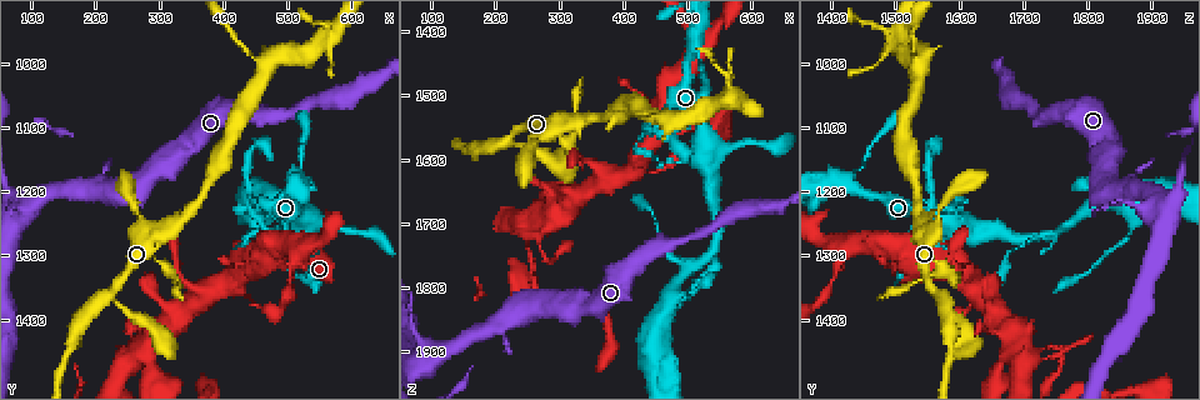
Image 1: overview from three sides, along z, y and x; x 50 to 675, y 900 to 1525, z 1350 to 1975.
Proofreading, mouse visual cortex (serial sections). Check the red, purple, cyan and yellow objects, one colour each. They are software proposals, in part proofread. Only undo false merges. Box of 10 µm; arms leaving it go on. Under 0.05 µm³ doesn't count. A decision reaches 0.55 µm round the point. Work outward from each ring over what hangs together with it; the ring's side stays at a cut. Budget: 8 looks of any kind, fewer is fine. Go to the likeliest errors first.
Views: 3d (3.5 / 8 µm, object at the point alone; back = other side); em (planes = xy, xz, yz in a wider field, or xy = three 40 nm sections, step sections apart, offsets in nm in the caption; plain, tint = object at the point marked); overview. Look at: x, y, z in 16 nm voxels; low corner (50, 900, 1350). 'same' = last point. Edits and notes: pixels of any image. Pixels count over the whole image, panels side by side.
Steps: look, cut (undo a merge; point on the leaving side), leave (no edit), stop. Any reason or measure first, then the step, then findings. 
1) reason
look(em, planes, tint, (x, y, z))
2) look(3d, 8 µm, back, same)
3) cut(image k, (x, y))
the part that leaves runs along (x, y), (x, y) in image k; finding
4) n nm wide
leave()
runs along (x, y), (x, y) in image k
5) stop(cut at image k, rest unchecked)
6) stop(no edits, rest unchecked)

sharp bend
look(3d, 3.5 µm, (455, 1265, 1735))

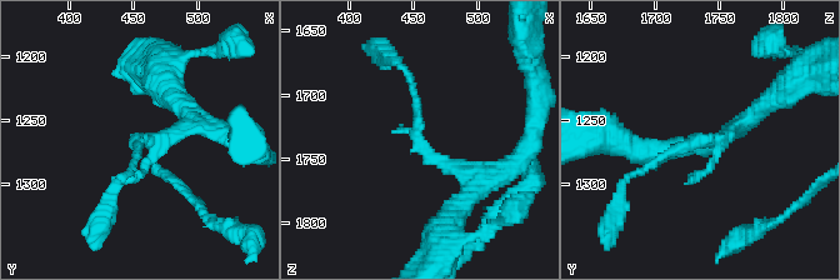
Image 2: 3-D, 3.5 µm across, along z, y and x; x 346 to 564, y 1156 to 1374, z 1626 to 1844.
now the EM
look(em, xy, step 5, tint, (452, 1266, 1740))

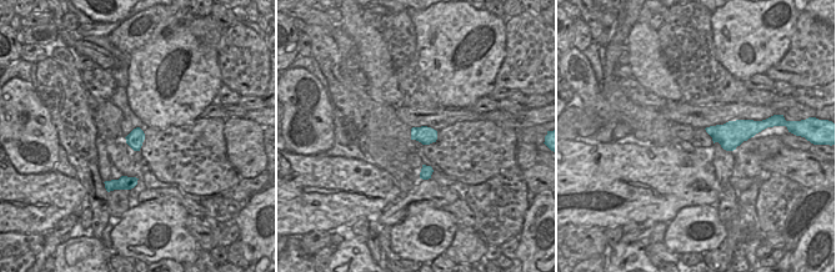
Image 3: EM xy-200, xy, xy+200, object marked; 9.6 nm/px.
look(em, xy, step 3, tint, same)

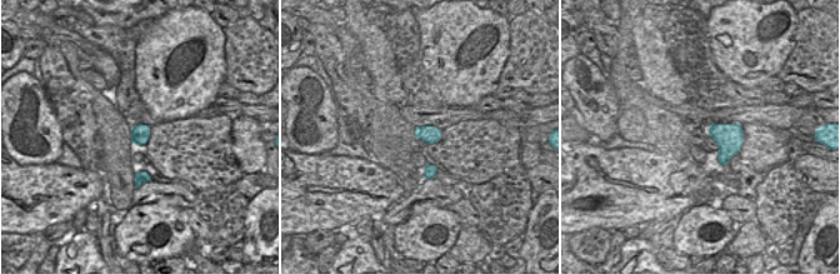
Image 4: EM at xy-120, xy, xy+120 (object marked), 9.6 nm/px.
leave()
runs along (494, 180), (418, 144), (406, 74) in image 2; continuous, no second cell

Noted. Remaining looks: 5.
looks like a crossing
look(3d, 8 µm, (435, 1210, 1545))

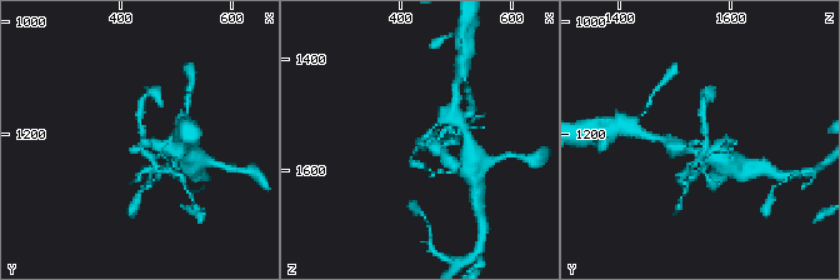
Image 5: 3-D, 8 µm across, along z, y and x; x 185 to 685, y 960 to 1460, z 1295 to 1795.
look(3d, 3.5 µm, same)

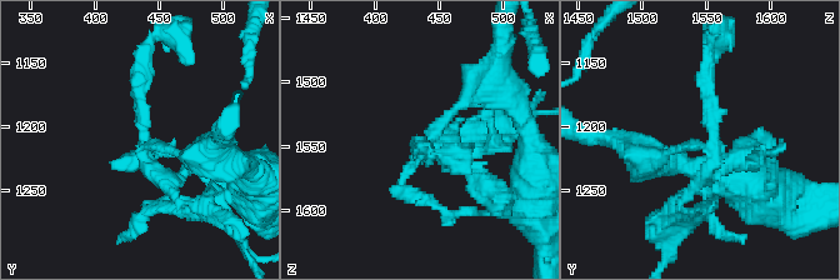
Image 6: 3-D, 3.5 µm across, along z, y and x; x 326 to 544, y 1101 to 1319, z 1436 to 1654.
now the EM
look(em, xy, step 5, tint, (440, 1214, 1550))

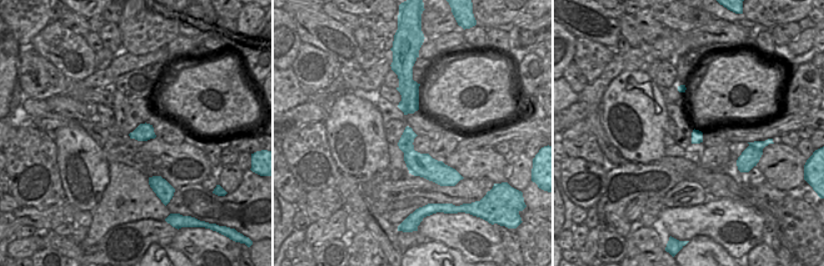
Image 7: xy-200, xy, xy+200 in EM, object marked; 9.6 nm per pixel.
4 arms
cut(image 6, (140, 100))
the part that leaves runs along (424, 148), (496, 113) in image 6; two cells meet here

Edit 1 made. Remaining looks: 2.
stop(cut at image 6, rest unchecked)

